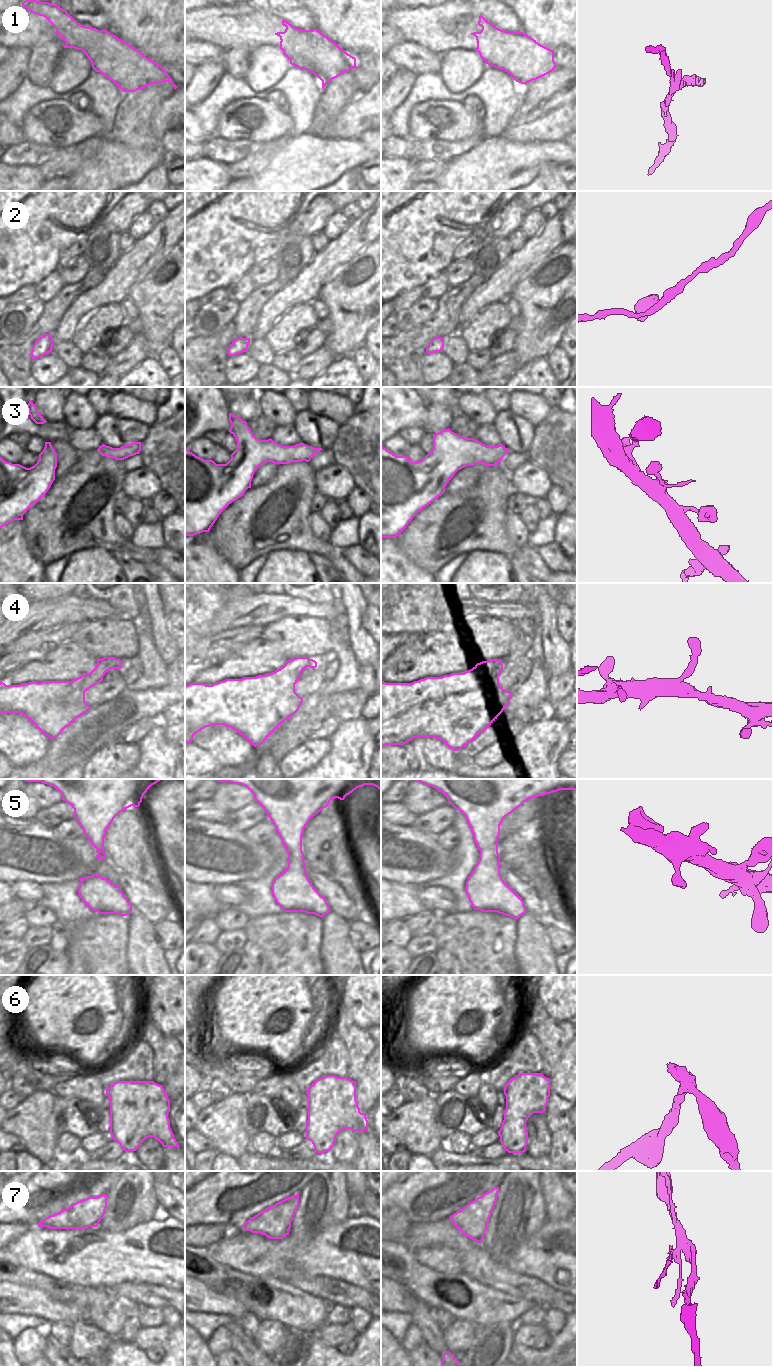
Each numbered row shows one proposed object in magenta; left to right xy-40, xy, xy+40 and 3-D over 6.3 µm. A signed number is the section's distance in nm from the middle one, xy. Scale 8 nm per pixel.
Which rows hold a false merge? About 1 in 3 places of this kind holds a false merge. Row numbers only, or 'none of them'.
1, 7

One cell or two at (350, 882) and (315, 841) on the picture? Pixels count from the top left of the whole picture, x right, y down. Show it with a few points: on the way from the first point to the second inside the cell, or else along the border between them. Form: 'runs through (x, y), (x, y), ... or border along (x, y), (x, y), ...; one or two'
runs through (344, 870), (332, 855), (328, 852), (323, 852); one

